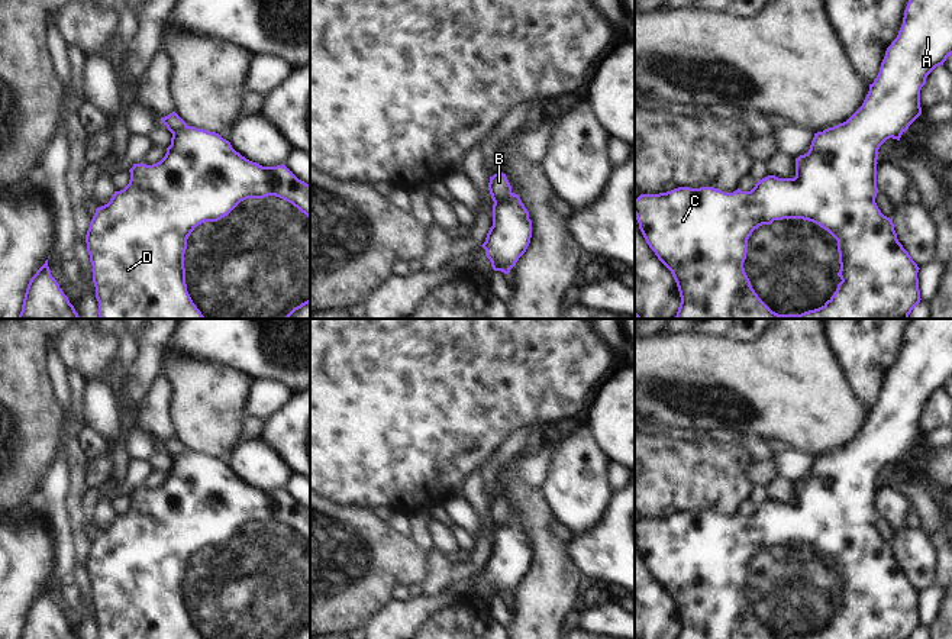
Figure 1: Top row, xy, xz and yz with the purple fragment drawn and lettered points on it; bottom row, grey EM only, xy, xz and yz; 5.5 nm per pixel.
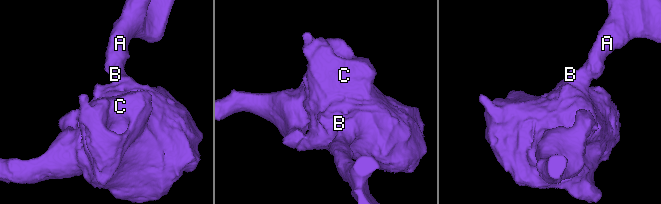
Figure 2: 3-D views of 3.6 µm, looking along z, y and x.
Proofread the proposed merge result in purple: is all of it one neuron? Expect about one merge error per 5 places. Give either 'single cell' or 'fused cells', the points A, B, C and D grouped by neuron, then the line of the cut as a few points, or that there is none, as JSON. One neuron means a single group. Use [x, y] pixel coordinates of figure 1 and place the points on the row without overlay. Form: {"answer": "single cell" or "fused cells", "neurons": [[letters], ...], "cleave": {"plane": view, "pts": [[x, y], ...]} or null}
{"answer": "fused cells", "neurons": [["A", "C", "D"], ["B"]], "cleave": {"plane": "xz", "pts": [[512, 518], [494, 528]]}}

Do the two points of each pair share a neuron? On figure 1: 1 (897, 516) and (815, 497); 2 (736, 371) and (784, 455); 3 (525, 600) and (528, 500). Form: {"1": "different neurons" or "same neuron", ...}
{"1": "different neurons", "2": "different neurons", "3": "same neuron"}

